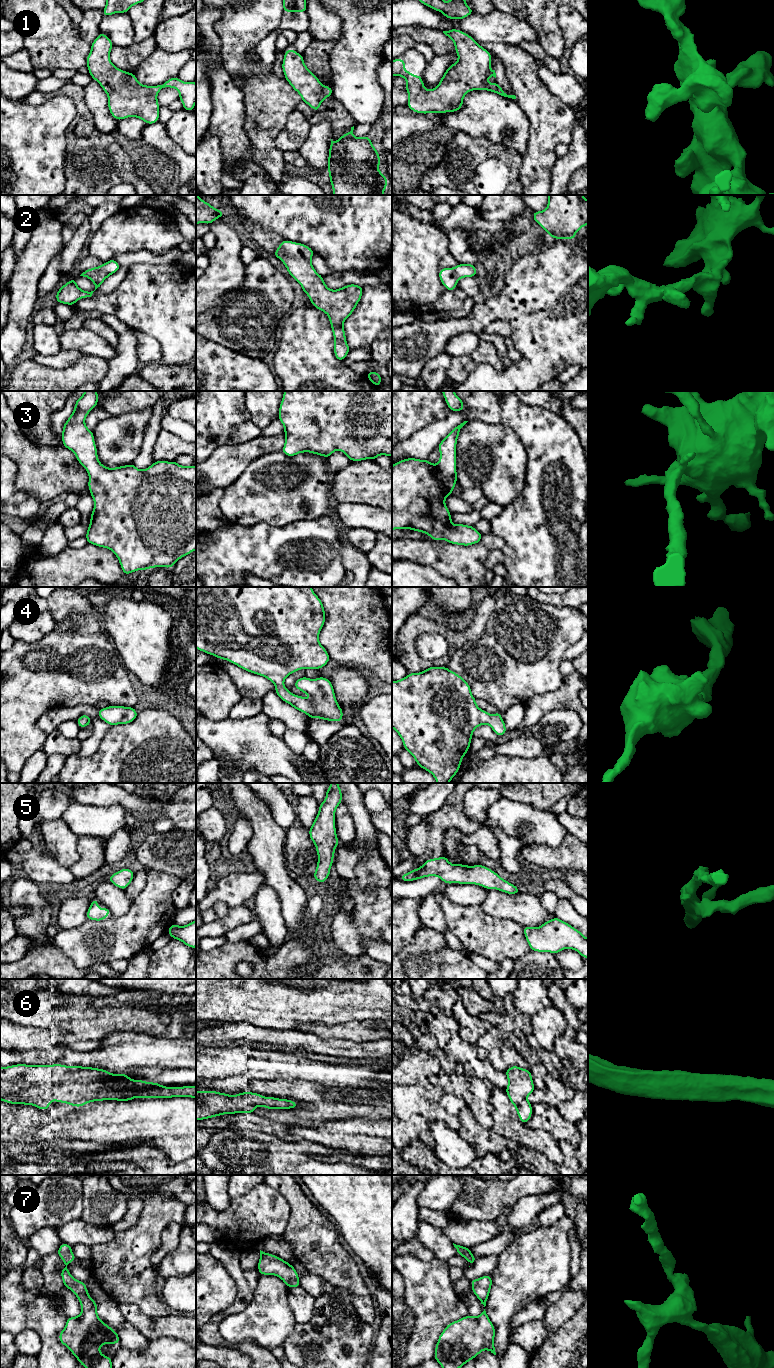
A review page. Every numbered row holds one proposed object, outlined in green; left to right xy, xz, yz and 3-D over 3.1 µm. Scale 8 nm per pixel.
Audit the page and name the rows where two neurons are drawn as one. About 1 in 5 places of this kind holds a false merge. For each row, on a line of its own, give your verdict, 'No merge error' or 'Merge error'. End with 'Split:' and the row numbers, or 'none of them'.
1: No merge error
2: No merge error
3: No merge error
4: No merge error
5: No merge error
6: No merge error
7: No merge error
Split: none of them

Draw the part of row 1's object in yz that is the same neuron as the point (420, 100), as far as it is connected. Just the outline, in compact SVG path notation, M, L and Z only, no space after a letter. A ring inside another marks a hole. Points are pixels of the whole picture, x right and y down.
M450 29L443 31L443 33L453 40L458 60L447 68L436 88L427 90L420 75L412 75L410 71L406 71L404 59L396 58L392 61L392 77L397 75L406 79L407 107L415 113L422 114L456 112L462 108L464 96L473 90L487 90L504 97L516 99L515 95L507 95L496 81L493 84L487 82L491 76L496 78L495 70L492 70L490 66L492 55L489 51L461 30Z

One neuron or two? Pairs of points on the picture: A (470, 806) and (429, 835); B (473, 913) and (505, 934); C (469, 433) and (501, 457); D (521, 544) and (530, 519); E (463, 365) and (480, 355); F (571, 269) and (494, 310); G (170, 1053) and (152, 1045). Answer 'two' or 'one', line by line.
A: two
B: one
C: one
D: one
E: one
F: one
G: one

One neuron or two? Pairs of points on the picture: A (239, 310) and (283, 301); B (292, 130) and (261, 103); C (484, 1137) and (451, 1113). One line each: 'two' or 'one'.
A: one
B: two
C: two

